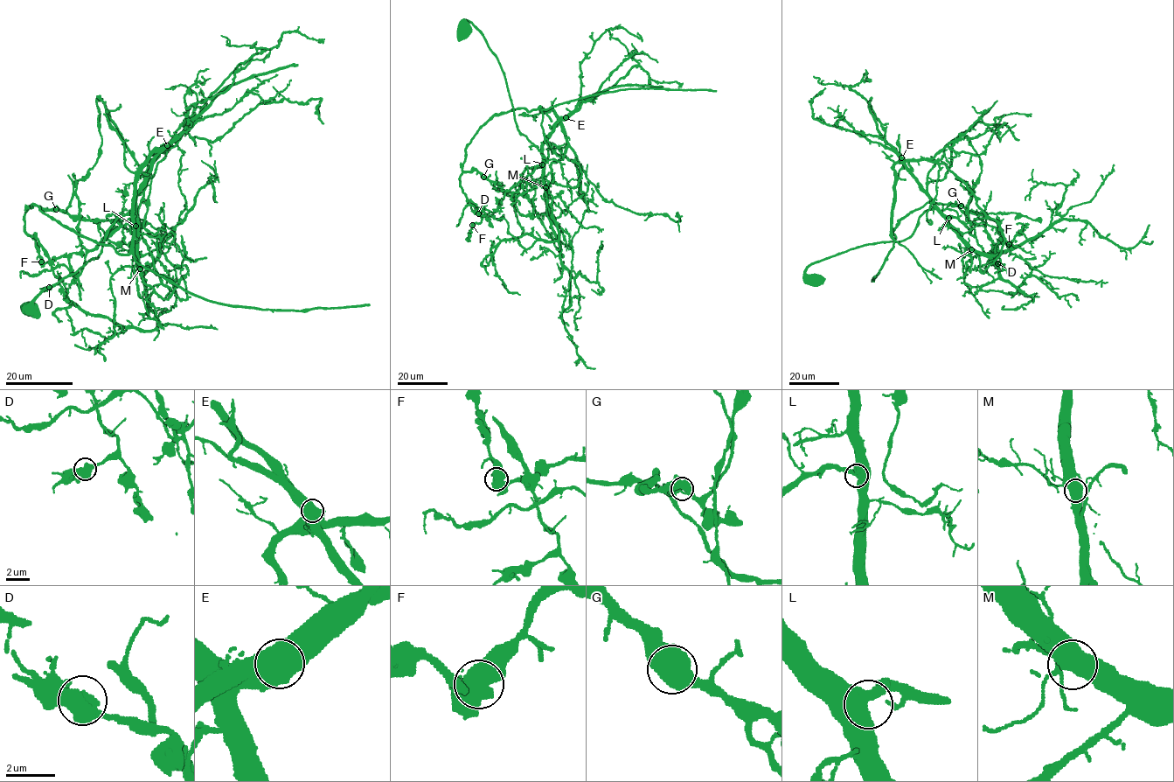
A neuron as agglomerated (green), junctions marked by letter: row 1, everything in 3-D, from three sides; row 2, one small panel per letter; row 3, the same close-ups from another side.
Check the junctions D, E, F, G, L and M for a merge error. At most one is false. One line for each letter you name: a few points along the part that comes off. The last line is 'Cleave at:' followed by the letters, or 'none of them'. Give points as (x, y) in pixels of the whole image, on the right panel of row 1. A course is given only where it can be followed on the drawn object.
E: course (901, 158), (893, 167), (893, 238), (899, 220), (931, 201), (955, 204), (995, 243), (1008, 245), (1025, 225)
Cleave at: E

